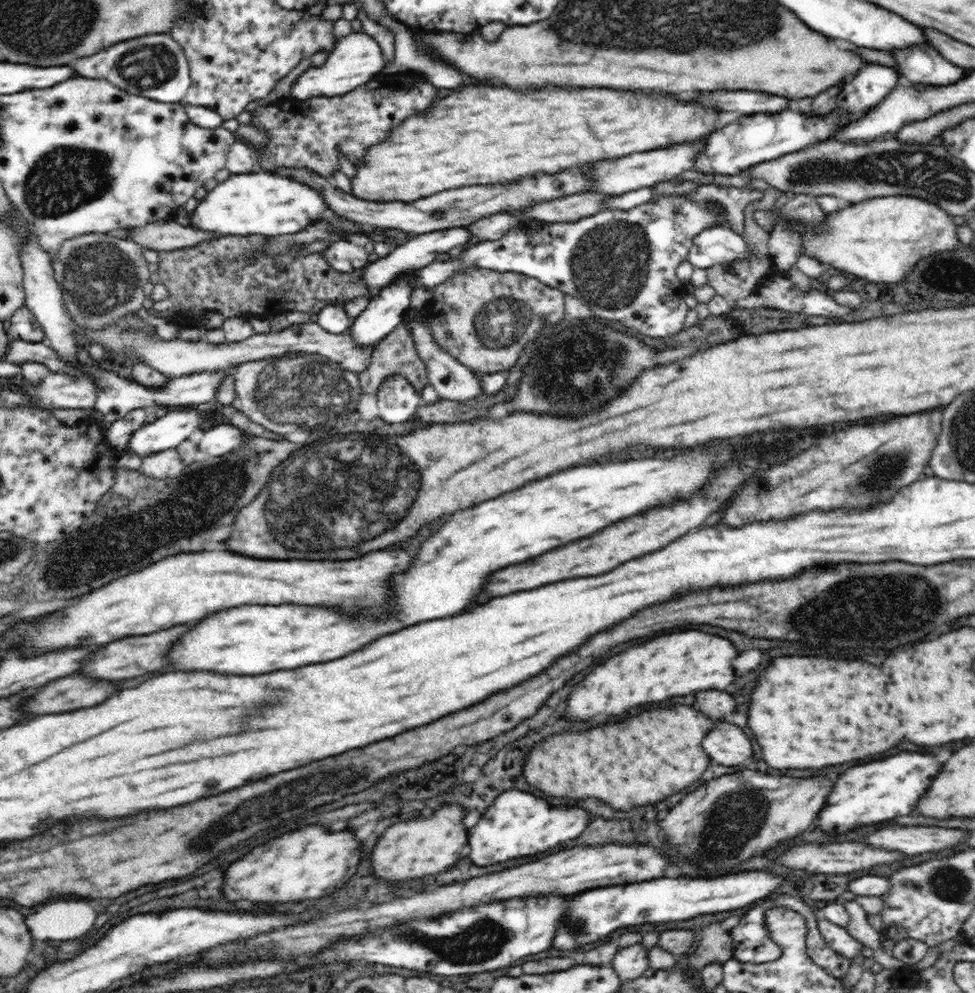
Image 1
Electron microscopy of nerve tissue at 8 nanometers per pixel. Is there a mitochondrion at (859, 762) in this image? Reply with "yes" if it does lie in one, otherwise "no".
no

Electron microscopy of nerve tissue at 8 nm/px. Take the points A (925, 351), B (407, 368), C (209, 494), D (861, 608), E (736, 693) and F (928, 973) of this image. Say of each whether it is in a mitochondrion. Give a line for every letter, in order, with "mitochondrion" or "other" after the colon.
A: other
B: other
C: mitochondrion
D: mitochondrion
E: other
F: other

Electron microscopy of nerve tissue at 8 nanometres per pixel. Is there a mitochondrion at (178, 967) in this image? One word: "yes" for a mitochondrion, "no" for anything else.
no

